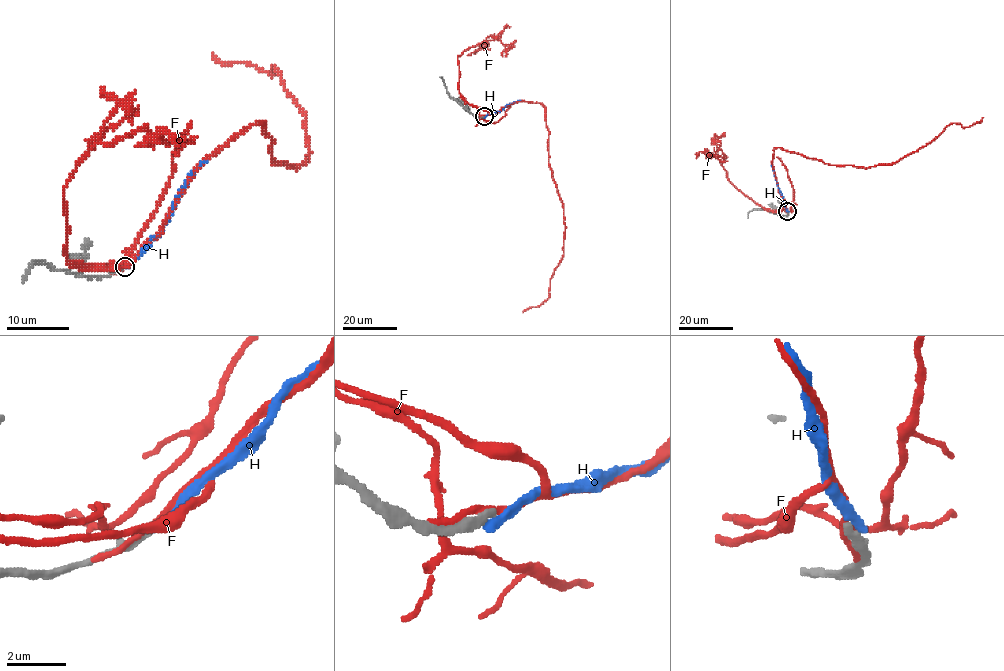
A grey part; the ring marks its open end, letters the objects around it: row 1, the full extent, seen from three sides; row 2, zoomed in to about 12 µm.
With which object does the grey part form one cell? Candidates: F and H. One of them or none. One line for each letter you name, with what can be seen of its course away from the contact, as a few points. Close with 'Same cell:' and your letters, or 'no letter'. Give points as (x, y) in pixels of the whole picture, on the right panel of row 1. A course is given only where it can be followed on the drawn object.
Same cell: no letter

